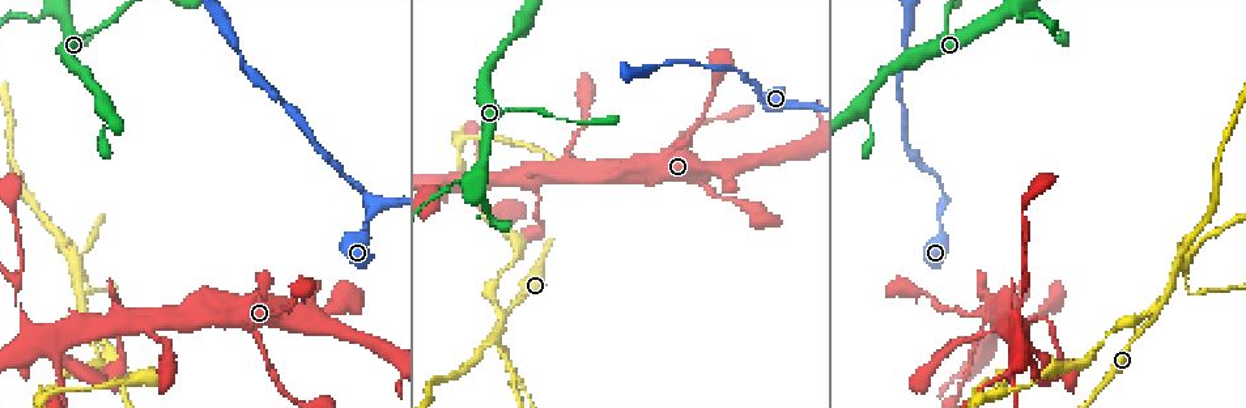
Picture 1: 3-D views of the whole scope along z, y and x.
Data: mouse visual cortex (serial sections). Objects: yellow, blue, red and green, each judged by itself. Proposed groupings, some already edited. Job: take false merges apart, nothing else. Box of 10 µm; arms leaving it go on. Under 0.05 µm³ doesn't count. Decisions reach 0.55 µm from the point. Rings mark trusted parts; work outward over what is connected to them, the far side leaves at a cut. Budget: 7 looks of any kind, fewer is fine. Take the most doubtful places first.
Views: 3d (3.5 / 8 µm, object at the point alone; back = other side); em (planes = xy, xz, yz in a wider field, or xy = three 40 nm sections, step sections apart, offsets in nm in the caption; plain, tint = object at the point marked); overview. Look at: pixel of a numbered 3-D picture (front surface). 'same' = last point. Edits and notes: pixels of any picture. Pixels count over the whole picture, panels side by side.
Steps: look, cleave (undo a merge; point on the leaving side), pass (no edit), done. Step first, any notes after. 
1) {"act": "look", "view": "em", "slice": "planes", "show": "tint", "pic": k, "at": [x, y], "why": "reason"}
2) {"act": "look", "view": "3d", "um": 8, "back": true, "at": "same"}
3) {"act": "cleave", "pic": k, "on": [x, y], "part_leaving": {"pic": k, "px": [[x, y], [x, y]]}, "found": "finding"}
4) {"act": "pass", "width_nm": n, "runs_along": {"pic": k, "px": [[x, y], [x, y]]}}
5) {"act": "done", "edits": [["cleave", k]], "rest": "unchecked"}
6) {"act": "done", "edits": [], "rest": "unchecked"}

{"act": "look", "view": "3d", "um": 3.5, "pic": 1, "at": [78, 272], "why": "abrupt turn"}

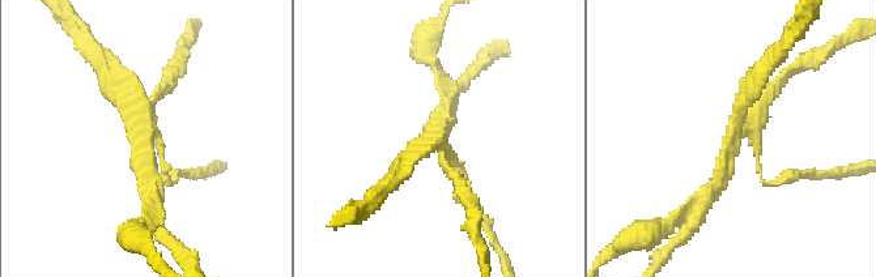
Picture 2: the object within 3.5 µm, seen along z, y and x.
{"act": "look", "view": "em", "slice": "xy", "step": 3, "show": "tint", "pic": 2, "at": [147, 133], "arms": 4, "arm_widths_nm": [100, 150, 150, 200], "why": "shape alone is not enough"}

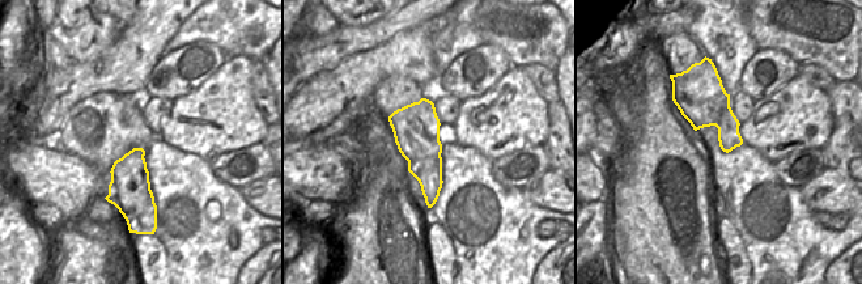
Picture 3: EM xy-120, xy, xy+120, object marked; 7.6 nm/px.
{"act": "cleave", "pic": 2, "on": [419, 55], "part_leaving": {"pic": 2, "px": [[454, 89], [426, 55], [434, 25]]}, "found": "a second cell is stuck on"}

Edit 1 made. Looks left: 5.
{"act": "look", "view": "overview"}

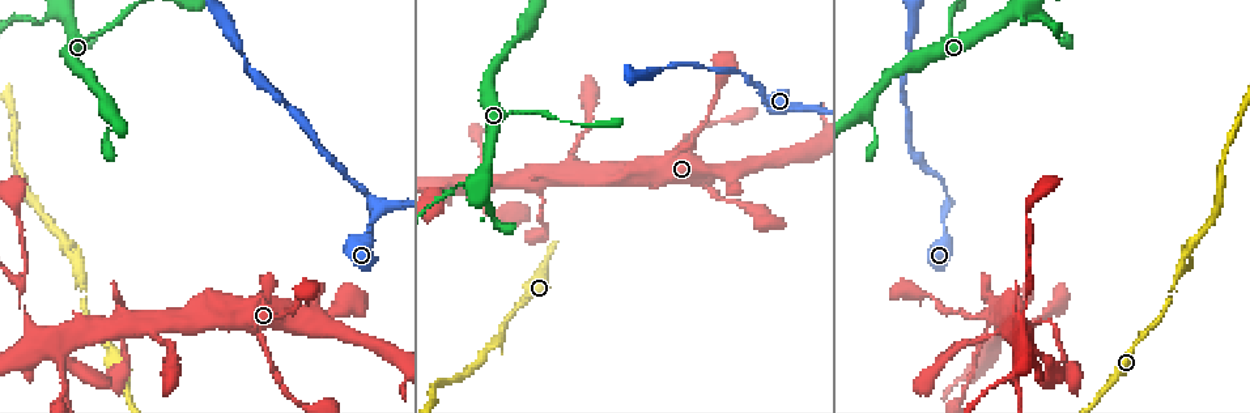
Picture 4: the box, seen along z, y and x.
{"act": "look", "view": "3d", "um": 3.5, "pic": 4, "at": [1014, 375], "why": "two arms in line, one across"}

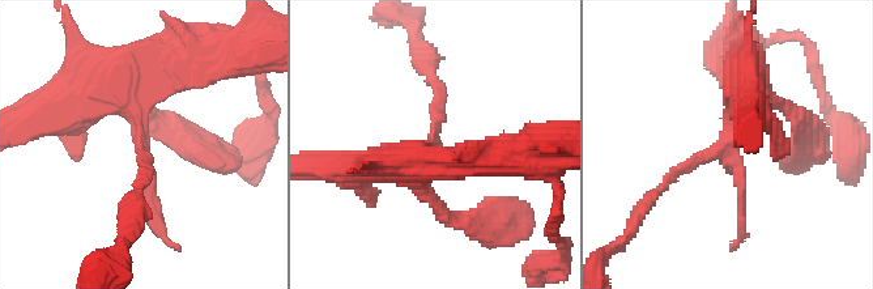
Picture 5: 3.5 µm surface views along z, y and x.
{"act": "look", "view": "em", "slice": "xy", "step": 5, "show": "plain", "pic": 5, "at": [433, 145], "why": "now the EM"}

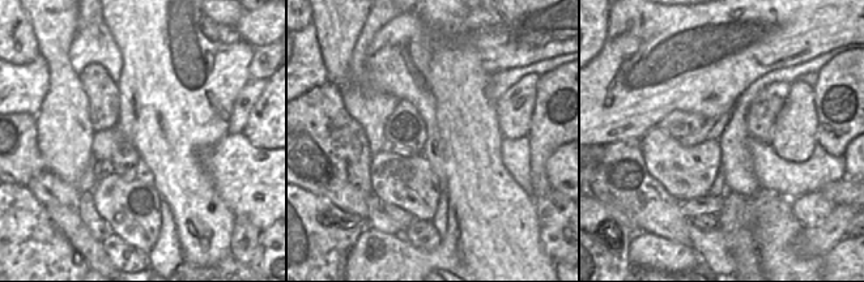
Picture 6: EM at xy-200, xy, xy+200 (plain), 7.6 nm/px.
{"act": "look", "view": "em", "slice": "xy", "step": 5, "show": "tint", "at": "same", "why": "with the object marked"}

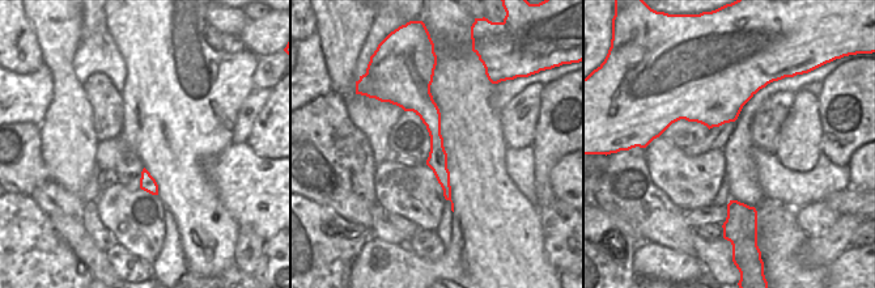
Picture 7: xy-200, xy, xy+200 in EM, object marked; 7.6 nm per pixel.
{"act": "pass", "runs_along": {"pic": 7, "px": [[427, 77], [424, 106], [447, 195]]}, "found": "one cell here"}

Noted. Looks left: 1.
{"act": "done", "edits": [["cleave", 2]], "rest": "unchecked"}

